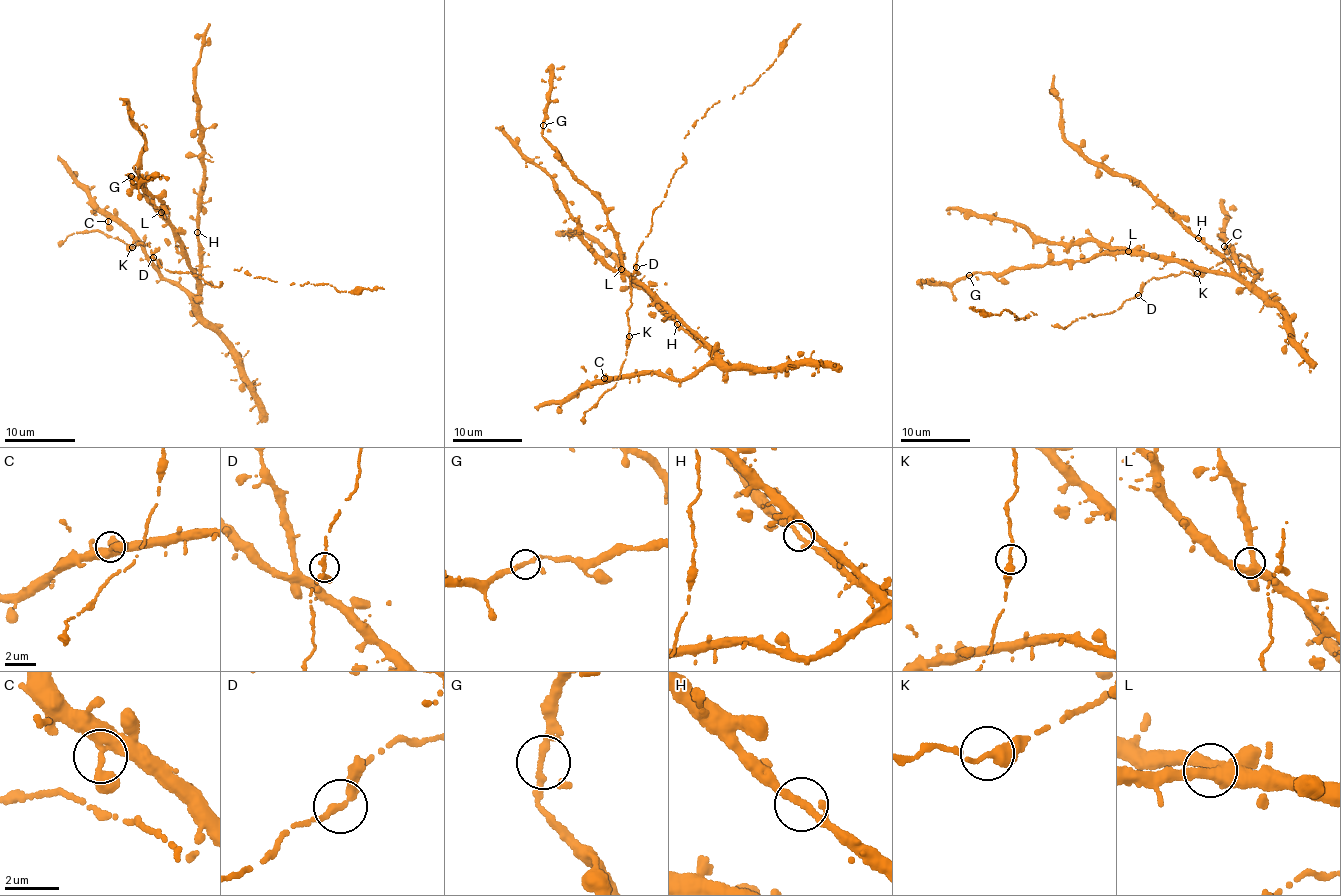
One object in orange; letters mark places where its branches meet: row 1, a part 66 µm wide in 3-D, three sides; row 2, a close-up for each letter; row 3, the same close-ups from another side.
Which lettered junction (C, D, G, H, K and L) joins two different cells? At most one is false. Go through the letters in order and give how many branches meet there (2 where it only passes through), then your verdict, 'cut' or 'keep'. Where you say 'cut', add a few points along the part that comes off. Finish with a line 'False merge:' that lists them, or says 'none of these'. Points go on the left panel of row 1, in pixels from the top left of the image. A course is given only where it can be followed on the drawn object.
C: 2 branches meet; keep
D: 3 branches meet; keep
G: 3 branches meet; keep
H: 3 branches meet; keep
K: 2 branches meet; keep
L: 3 branches meet; keep
False merge: none of these

